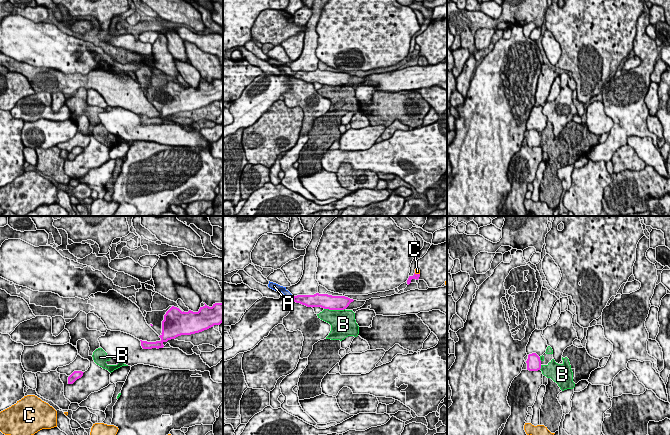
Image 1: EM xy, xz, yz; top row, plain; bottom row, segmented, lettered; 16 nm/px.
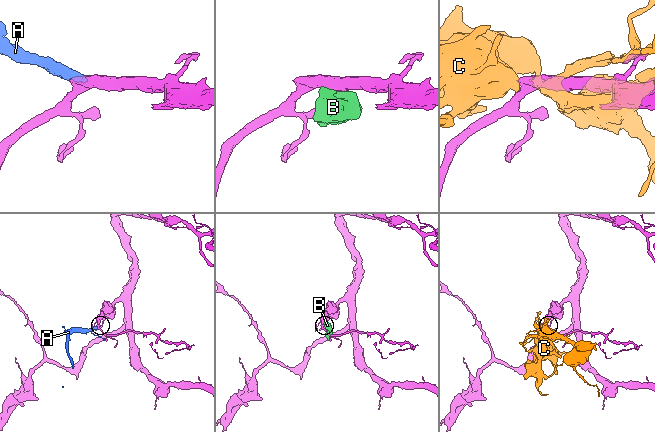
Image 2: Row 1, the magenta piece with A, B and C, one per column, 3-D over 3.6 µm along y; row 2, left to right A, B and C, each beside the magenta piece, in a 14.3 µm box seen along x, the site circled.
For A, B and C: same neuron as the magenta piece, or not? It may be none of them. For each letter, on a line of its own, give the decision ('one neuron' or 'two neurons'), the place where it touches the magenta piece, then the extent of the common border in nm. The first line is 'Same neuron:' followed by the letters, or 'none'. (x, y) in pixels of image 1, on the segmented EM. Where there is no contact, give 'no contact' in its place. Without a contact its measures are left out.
Same neuron: A
A: one neuron; meets magenta in xz at (293, 297); contact 100 nm long
B: two neurons; meets magenta in xz at (334, 309); contact 340 nm long
C: two neurons; meets magenta in xz at (417, 274); contact 100 nm long

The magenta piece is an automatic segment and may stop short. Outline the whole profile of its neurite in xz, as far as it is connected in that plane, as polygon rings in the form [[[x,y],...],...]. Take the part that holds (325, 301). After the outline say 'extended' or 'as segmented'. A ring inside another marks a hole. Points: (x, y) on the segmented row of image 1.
[[[270,282],[268,287],[277,291],[282,292],[288,299],[305,305],[307,307],[321,307],[329,310],[344,310],[346,309],[353,299],[350,299],[345,296],[332,296],[328,294],[319,294],[314,295],[297,295],[293,296],[286,287],[280,286],[276,283]]]; extended

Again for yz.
[[[536,353],[529,354],[526,363],[527,370],[529,371],[538,371],[541,369],[541,360]]]; as segmented

